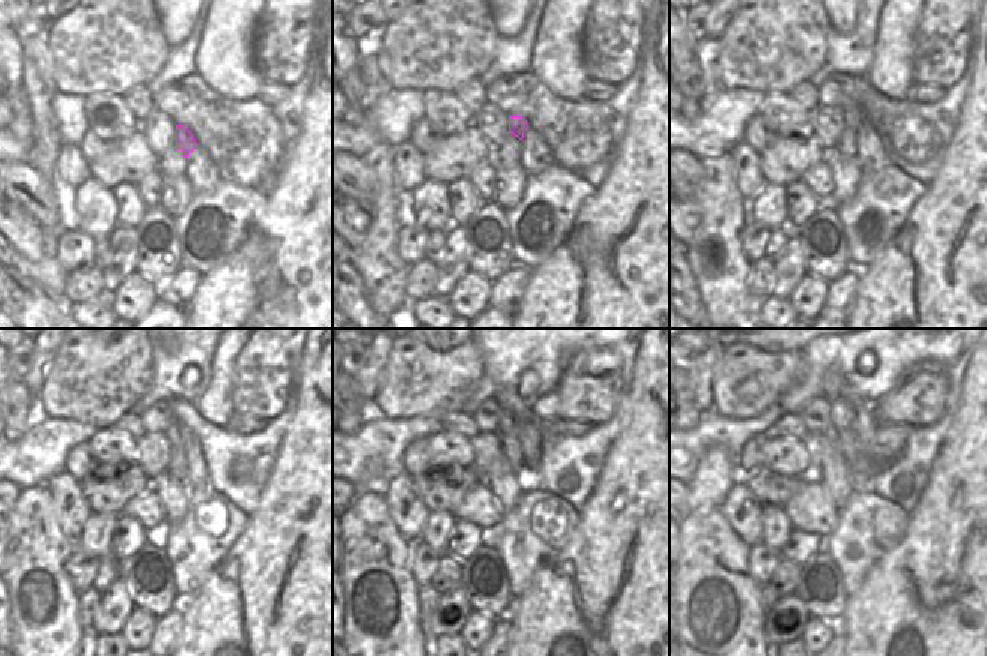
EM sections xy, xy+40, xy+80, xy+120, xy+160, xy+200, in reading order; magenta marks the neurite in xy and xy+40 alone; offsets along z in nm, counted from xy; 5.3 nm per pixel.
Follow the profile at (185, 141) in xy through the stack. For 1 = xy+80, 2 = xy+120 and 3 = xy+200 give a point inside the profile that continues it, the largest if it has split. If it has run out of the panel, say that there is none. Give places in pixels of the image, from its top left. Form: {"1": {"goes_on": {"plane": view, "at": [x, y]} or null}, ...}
{"1": {"goes_on": {"plane": "xy+80", "at": [852, 114]}}, "2": {"goes_on": {"plane": "xy+120", "at": [173, 434]}}, "3": {"goes_on": {"plane": "xy+200", "at": [842, 412]}}}

